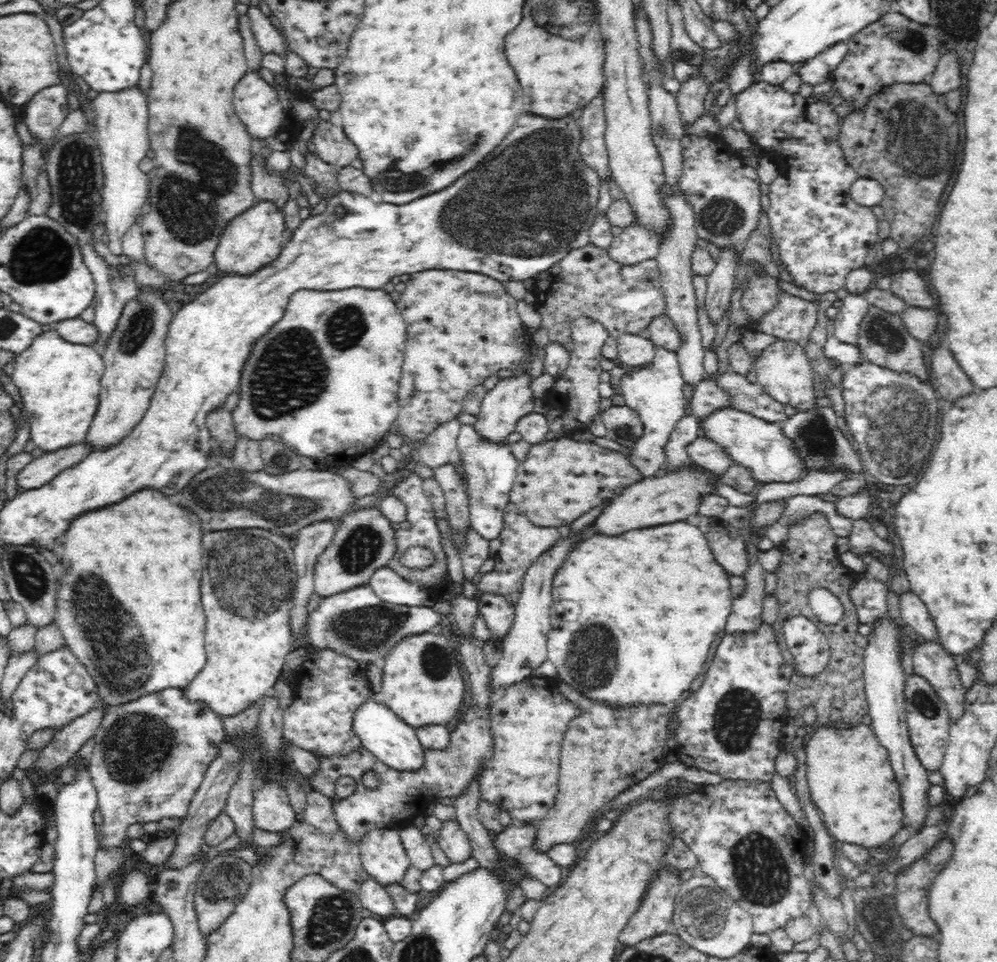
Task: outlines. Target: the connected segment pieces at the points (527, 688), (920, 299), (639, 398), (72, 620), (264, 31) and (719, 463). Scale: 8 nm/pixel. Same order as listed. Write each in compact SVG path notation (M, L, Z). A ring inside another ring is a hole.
M529 677L523 682L506 687L504 697L496 699L489 709L494 737L494 756L488 760L479 778L481 798L509 812L511 824L538 822L553 807L559 791L559 756L564 732L570 720L580 714L578 705L567 700L559 689L548 682L548 677Z
M904 270L898 274L892 274L890 290L894 295L900 297L907 306L932 308L934 298L930 296L924 278L916 270Z
M664 348L656 349L655 357L648 368L630 372L621 378L621 400L639 414L644 427L642 436L630 448L631 455L628 459L644 477L655 476L665 464L665 444L676 423L685 415L684 384L677 355Z
M143 488L141 491L133 492L126 499L119 503L109 504L108 506L83 512L77 516L72 523L69 524L69 529L62 536L61 551L59 552L60 559L60 588L56 597L56 624L62 631L62 636L66 641L66 646L76 655L76 660L81 665L88 669L88 673L92 675L93 680L98 688L98 697L100 707L108 710L110 707L117 707L119 704L128 703L136 700L146 694L154 694L166 688L186 688L190 682L195 679L198 671L204 668L207 661L205 649L205 632L206 616L202 610L200 600L200 570L202 570L202 526L198 516L194 516L194 512L182 508L181 504L174 504L168 495L156 490Z
M249 5L247 15L250 19L250 31L254 35L254 39L258 43L258 47L263 54L274 53L286 56L285 52L288 48L288 42L285 35L282 35L276 26L260 11L258 7Z
M696 438L694 442L686 446L686 451L696 465L707 468L713 474L720 475L736 464L735 460L730 457L730 453L726 453L726 449L708 438Z

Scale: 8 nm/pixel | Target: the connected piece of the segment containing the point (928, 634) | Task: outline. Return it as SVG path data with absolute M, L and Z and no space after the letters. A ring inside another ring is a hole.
M906 592L899 596L900 615L904 623L911 628L913 635L919 640L937 642L936 625L928 615L928 608L917 594Z

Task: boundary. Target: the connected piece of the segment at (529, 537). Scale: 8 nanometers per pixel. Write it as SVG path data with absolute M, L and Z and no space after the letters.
M513 502L506 504L504 514L504 528L500 532L497 546L494 550L495 567L494 569L481 576L476 582L483 594L494 594L504 596L513 604L520 598L523 588L523 579L528 568L544 552L550 551L561 535L556 527L543 527L531 523L517 508Z

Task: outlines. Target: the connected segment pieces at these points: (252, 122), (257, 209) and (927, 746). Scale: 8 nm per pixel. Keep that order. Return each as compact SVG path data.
M248 72L234 90L234 108L254 139L269 139L282 130L286 113L278 94L258 73Z
M256 202L250 210L232 219L220 235L214 252L216 266L235 275L252 275L265 264L278 258L288 232L284 225L284 214L274 202Z
M908 675L905 685L906 722L909 737L918 760L929 771L938 771L949 745L950 718L946 703L940 700L932 685L922 676Z

